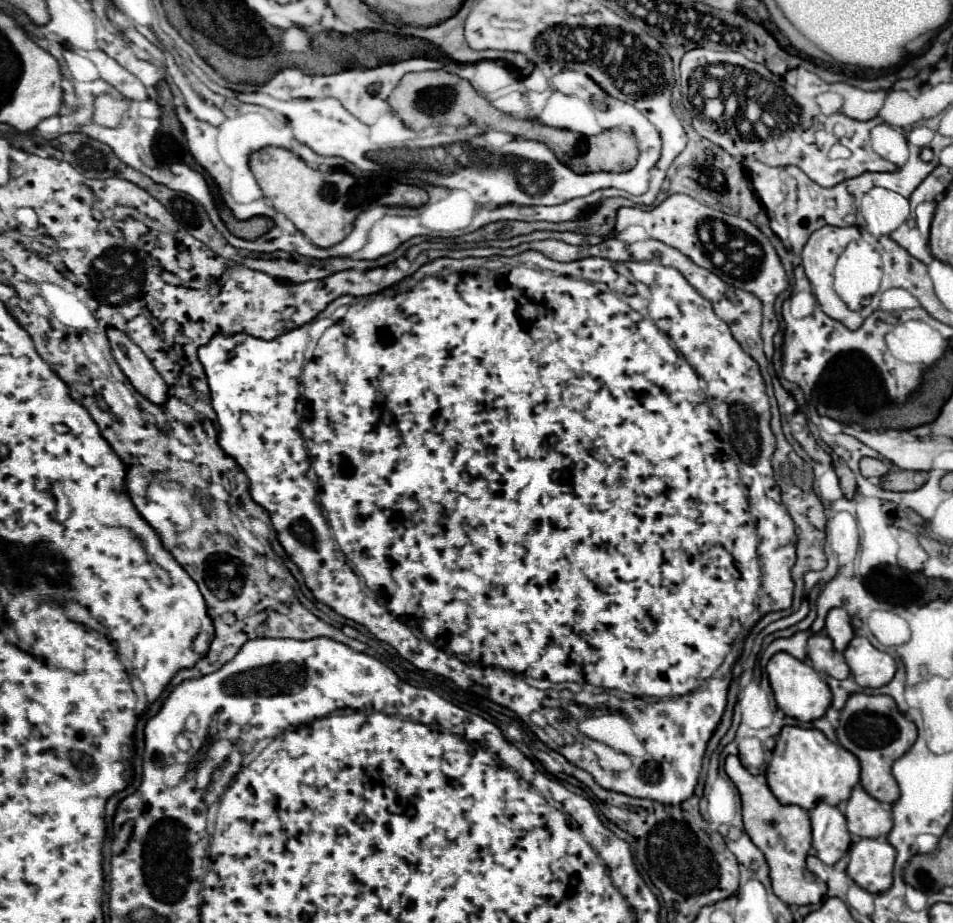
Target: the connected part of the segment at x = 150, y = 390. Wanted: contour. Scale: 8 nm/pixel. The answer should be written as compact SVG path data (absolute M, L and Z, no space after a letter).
M107 330L107 336L111 342L113 356L115 356L117 364L121 366L123 374L129 374L129 382L133 384L133 388L141 396L145 396L149 402L163 406L169 398L169 386L157 374L157 370L153 368L149 358L145 358L145 354L141 354L141 348L137 344L129 342L125 332Z

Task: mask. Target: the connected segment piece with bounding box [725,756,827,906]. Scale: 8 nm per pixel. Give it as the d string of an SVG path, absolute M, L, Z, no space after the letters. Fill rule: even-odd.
M727 756L725 770L733 784L737 786L743 802L743 824L745 832L753 840L757 848L767 858L769 870L771 870L771 884L777 898L781 898L785 904L819 904L827 892L825 882L821 882L813 872L807 870L805 858L811 850L811 822L809 812L801 810L799 806L783 806L777 802L773 792L769 790L763 776L753 776L737 756Z

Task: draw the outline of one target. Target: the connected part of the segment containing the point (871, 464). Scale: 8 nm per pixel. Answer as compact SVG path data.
M861 458L861 474L865 478L879 478L883 474L887 474L889 466L883 460L877 458Z

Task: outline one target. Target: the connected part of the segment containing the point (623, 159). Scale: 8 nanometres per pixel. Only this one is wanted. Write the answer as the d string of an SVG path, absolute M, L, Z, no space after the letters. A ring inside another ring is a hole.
M551 128L551 150L557 154L559 162L569 166L577 174L587 174L587 172L625 172L631 170L637 164L637 142L629 132L623 130L605 130L597 136L581 136L577 132L569 130L557 130ZM559 142L559 150L557 150Z

